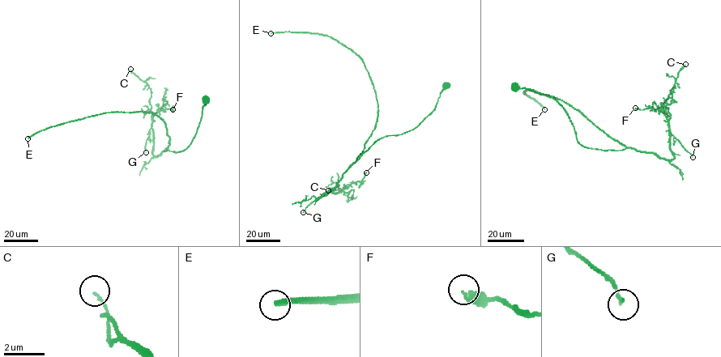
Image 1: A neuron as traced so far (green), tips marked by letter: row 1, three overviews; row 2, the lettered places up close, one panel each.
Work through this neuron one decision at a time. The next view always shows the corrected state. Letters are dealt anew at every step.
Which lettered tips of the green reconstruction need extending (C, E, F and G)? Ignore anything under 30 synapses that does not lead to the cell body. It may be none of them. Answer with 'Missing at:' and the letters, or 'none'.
Missing at: E

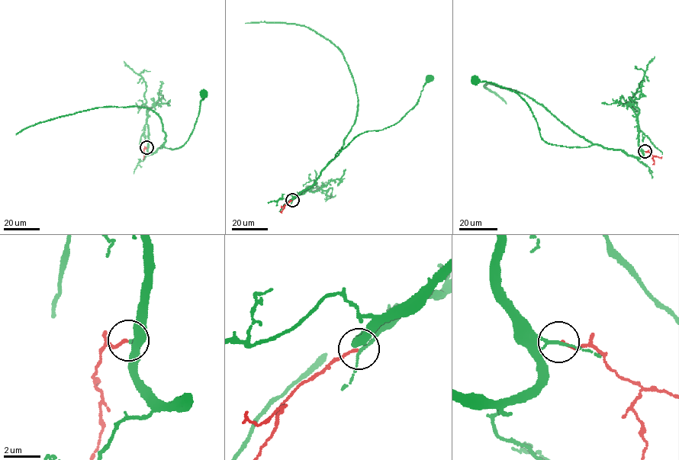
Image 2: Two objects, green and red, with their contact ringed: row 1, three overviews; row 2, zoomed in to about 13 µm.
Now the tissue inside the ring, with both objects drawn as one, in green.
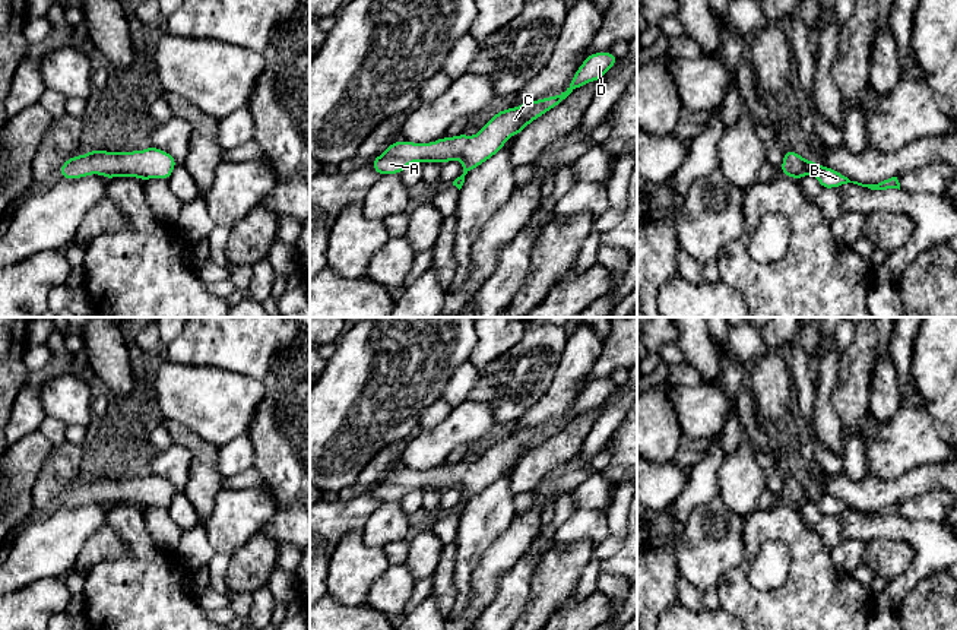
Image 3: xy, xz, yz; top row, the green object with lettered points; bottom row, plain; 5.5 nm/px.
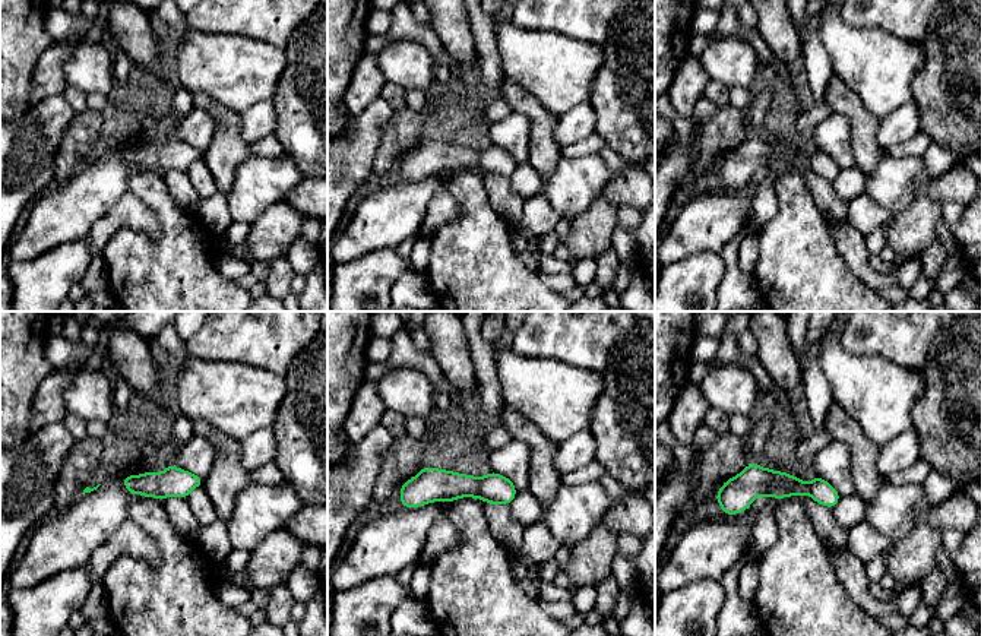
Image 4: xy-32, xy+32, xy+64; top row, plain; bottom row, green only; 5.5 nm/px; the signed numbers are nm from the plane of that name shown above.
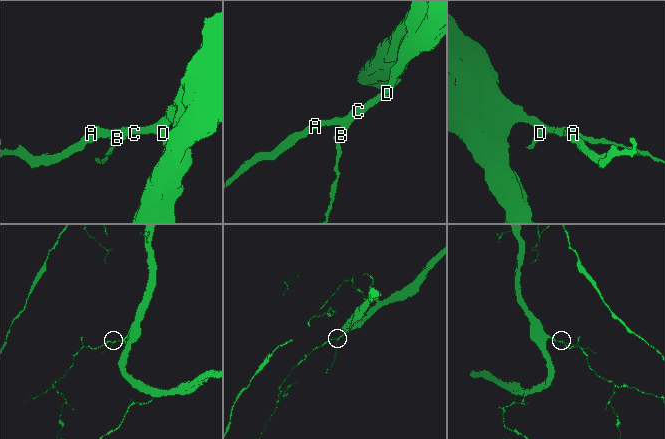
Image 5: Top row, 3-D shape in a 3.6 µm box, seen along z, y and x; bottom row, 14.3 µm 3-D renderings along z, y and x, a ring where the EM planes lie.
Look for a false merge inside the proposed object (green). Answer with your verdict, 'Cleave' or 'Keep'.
Keep

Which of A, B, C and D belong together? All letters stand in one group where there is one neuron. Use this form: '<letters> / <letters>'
A B C D

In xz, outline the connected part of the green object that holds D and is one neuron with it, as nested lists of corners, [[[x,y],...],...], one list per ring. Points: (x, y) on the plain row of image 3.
[[[609,379],[589,382],[565,420],[539,428],[529,428],[517,436],[506,436],[482,453],[478,462],[470,465],[462,460],[430,471],[396,468],[371,490],[371,494],[380,504],[383,501],[400,501],[412,490],[444,491],[460,487],[463,501],[453,509],[453,513],[460,517],[465,503],[501,478],[510,463],[517,463],[533,447],[560,433],[574,417],[603,405],[617,387],[618,384]]]

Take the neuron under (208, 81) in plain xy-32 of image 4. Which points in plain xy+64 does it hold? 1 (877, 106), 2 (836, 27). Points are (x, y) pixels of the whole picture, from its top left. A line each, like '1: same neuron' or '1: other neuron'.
1: same neuron
2: same neuron

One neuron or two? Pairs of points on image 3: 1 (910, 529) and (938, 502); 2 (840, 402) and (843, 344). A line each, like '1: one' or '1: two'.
1: two
2: two

